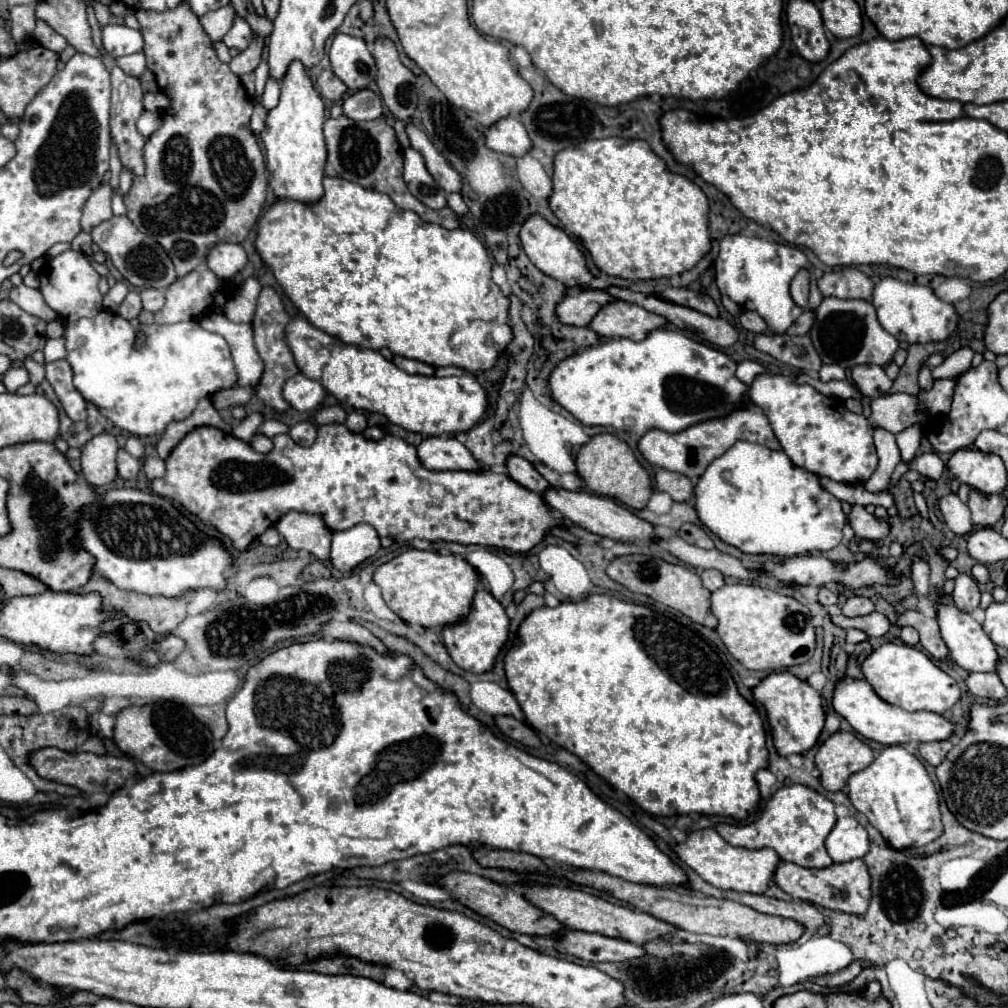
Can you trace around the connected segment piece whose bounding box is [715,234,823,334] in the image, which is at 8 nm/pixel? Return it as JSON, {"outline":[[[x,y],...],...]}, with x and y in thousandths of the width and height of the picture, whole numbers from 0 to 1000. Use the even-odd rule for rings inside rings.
{"outline":[[[727,232],[727,234],[719,234],[713,240],[713,254],[709,258],[709,280],[717,294],[723,294],[739,308],[753,310],[753,313],[761,319],[767,331],[777,331],[799,308],[809,308],[816,298],[807,272],[805,272],[805,298],[801,306],[793,306],[785,298],[783,282],[795,266],[805,268],[805,262],[791,244],[769,242],[749,234],[743,236],[743,234]]]}

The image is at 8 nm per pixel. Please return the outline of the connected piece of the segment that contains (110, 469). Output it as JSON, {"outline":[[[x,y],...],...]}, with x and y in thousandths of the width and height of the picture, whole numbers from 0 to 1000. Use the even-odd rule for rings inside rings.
{"outline":[[[96,431],[90,435],[80,446],[80,466],[88,480],[104,482],[110,480],[116,472],[114,464],[114,450],[116,450],[116,437],[110,431]]]}

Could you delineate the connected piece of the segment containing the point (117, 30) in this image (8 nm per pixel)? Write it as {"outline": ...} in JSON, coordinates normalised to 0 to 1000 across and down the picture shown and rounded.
{"outline":[[[108,24],[108,26],[102,26],[102,48],[112,58],[134,54],[142,50],[142,36],[138,30]]]}

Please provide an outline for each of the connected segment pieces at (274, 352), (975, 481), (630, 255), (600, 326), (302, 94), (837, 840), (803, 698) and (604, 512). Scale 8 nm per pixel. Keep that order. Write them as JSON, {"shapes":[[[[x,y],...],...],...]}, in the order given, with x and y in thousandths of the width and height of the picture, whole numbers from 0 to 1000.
{"shapes":[[[[261,286],[259,292],[257,292],[257,300],[255,300],[255,310],[253,310],[253,315],[251,315],[251,327],[253,327],[253,345],[257,349],[257,353],[261,355],[263,359],[263,369],[257,377],[257,383],[255,383],[255,393],[269,405],[273,407],[285,407],[287,401],[281,397],[279,393],[279,385],[283,381],[285,375],[293,373],[297,367],[291,359],[291,351],[287,347],[287,343],[283,341],[281,337],[281,327],[285,323],[285,319],[289,317],[289,313],[283,310],[283,304],[279,300],[279,296],[275,294],[275,290],[271,286]]],[[[969,444],[949,446],[941,454],[939,464],[949,476],[977,490],[995,488],[999,480],[999,466],[995,456],[989,450],[977,450]]],[[[580,139],[572,145],[553,151],[549,192],[545,194],[545,204],[549,212],[557,218],[561,228],[576,236],[590,264],[604,274],[614,274],[622,278],[664,276],[668,272],[678,272],[680,268],[686,268],[705,248],[701,228],[701,194],[691,183],[688,183],[680,175],[666,173],[660,161],[650,155],[650,151],[640,139]]],[[[608,298],[600,302],[584,319],[584,325],[596,335],[624,337],[638,337],[642,329],[656,323],[660,323],[658,313],[642,310],[640,306],[620,298]]],[[[291,60],[279,77],[277,103],[265,111],[263,129],[259,139],[265,151],[265,167],[269,171],[267,185],[275,196],[289,196],[297,200],[314,200],[320,194],[320,163],[324,159],[320,139],[322,105],[318,95],[313,91],[311,81],[297,60]]],[[[844,810],[832,812],[818,833],[818,841],[826,855],[840,855],[856,851],[862,843],[860,823]]],[[[765,667],[747,683],[747,692],[759,702],[767,738],[773,750],[797,748],[811,738],[818,716],[818,706],[814,702],[813,687],[807,685],[801,677],[793,675],[785,667]]],[[[543,484],[539,488],[539,496],[547,506],[553,506],[561,516],[574,520],[576,524],[582,524],[584,528],[590,528],[594,532],[610,534],[610,536],[622,536],[622,538],[636,538],[636,536],[650,536],[648,522],[622,504],[614,502],[606,494],[582,490],[582,488],[566,488],[561,484]]]]}

